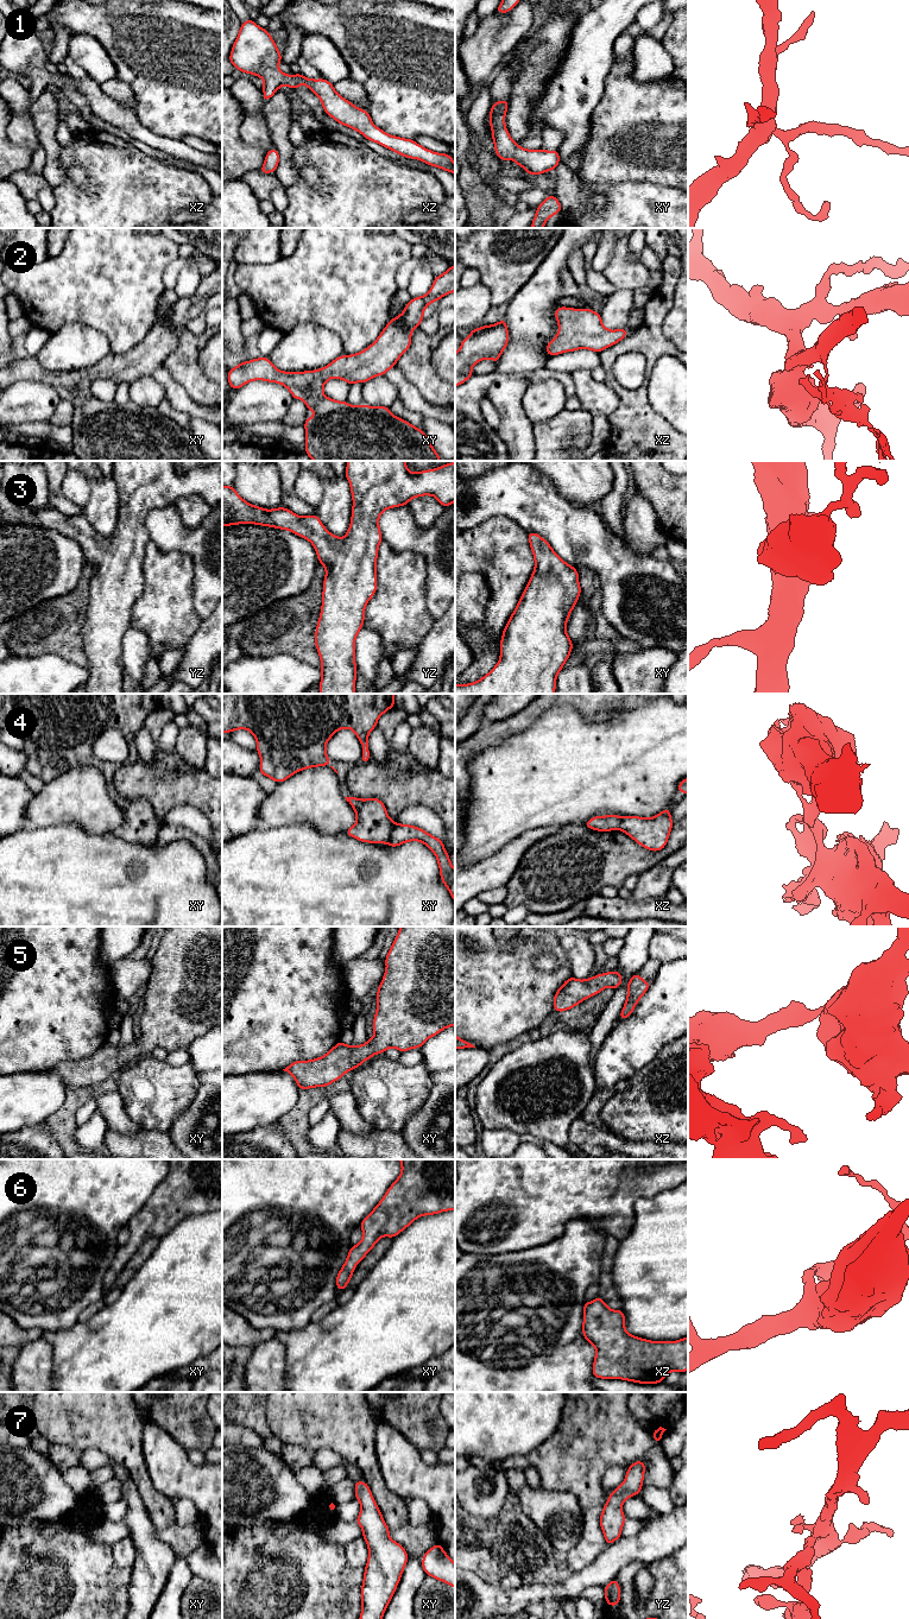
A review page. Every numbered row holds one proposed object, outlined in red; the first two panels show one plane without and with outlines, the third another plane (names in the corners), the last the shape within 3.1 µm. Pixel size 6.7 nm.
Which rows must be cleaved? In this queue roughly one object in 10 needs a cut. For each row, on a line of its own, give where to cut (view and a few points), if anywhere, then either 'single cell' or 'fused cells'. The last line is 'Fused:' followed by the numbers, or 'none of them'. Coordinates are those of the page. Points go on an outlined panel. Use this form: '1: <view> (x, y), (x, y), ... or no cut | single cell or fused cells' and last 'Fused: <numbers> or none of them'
1: no cut | single cell
2: no cut | single cell
3: no cut | single cell
4: xy (396, 823), (386, 842) | fused cells
5: no cut | single cell
6: no cut | single cell
7: no cut | single cell
Fused: 4

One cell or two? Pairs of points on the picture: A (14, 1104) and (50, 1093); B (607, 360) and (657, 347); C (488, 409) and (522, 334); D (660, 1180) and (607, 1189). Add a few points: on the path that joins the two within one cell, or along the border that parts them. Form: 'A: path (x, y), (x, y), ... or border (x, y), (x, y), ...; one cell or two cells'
A: path (23, 1100), (42, 1093); one cell
B: path (619, 348), (624, 346), (645, 346); one cell
C: border (484, 397), (480, 402), (480, 412), (490, 425); two cells
D: path (646, 1184), (620, 1186); one cell

